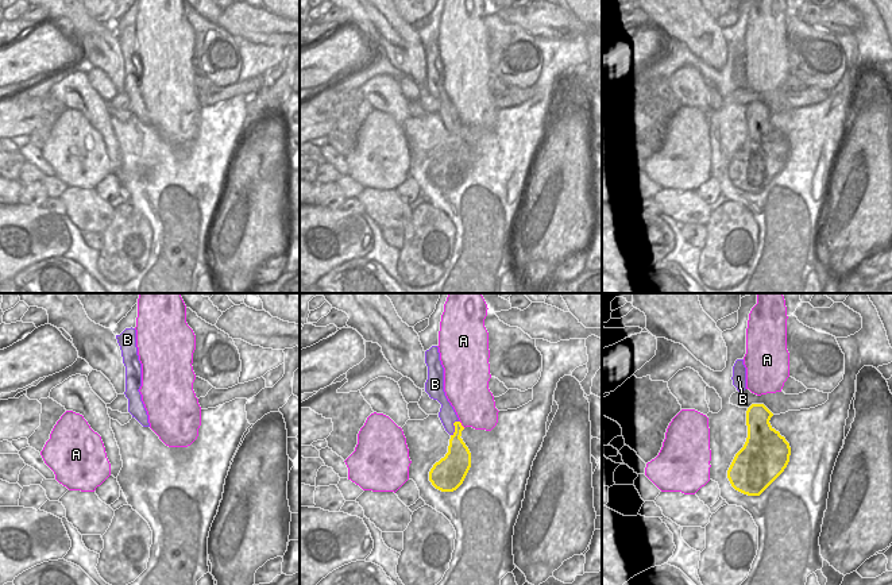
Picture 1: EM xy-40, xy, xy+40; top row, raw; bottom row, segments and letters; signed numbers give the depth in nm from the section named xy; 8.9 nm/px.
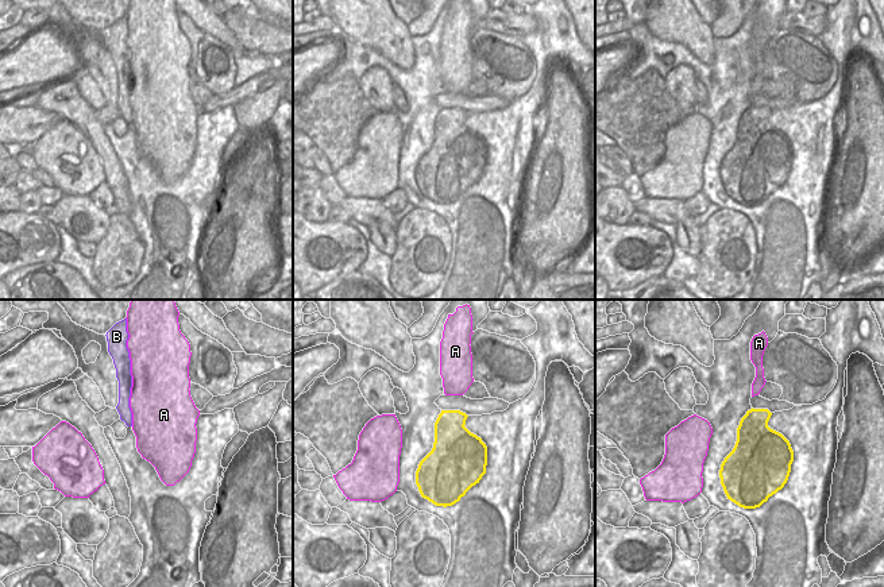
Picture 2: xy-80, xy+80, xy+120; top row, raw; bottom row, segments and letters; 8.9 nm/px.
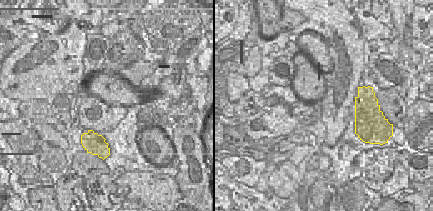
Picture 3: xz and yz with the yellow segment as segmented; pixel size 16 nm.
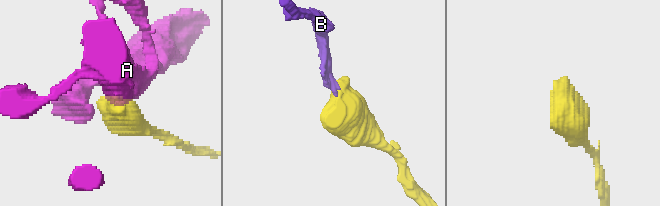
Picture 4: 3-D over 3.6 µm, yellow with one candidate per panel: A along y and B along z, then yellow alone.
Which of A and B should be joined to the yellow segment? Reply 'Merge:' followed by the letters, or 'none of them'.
Merge: B.

